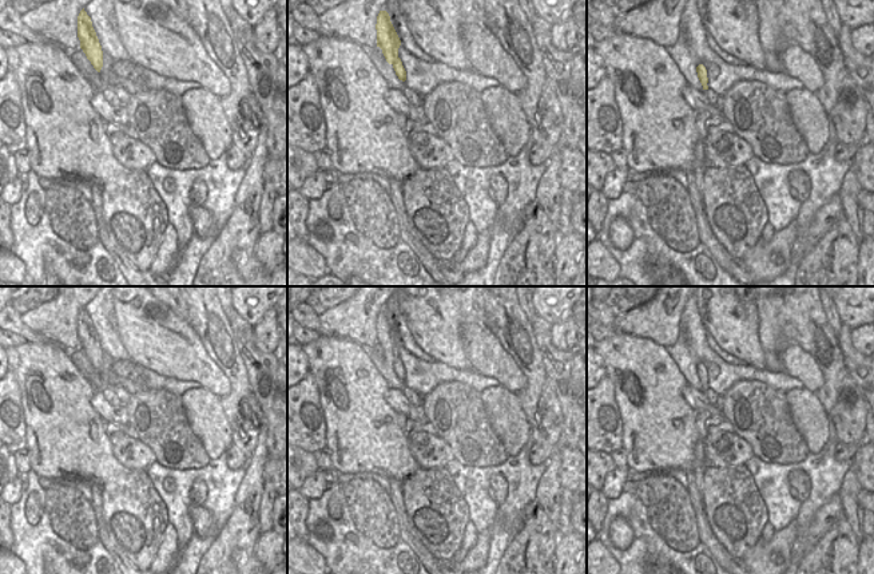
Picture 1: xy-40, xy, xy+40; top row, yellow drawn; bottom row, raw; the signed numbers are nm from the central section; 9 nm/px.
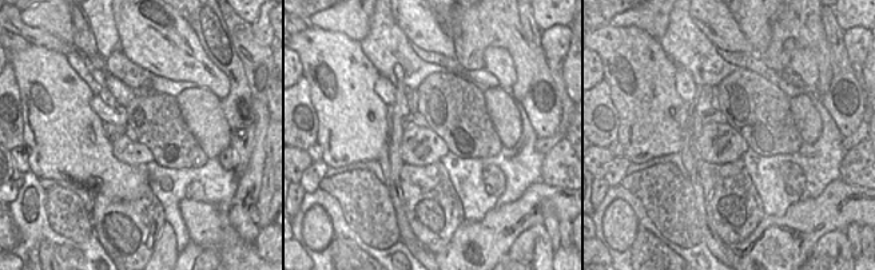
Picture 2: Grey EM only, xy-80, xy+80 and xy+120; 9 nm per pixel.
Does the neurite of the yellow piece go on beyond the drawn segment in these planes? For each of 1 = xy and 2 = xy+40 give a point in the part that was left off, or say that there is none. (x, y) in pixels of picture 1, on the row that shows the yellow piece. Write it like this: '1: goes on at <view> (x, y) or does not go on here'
1: does not go on here
2: does not go on here

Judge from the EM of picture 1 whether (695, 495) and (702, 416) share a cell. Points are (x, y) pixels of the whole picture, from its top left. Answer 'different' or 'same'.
same

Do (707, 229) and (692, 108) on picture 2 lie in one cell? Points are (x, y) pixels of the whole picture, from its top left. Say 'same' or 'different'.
same

